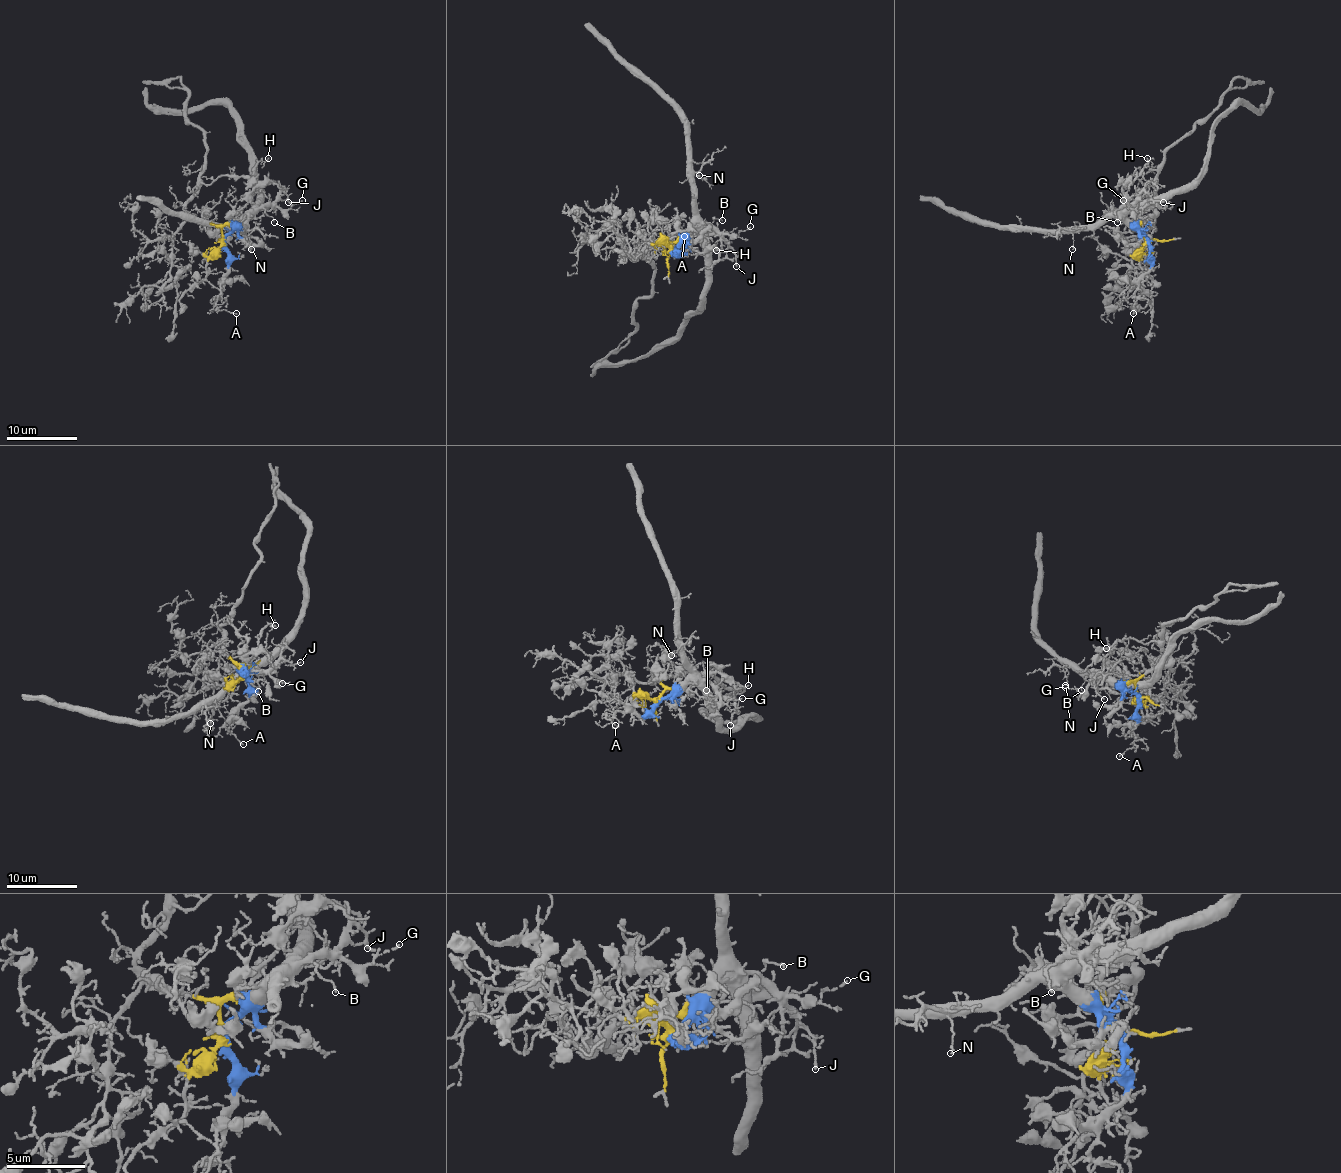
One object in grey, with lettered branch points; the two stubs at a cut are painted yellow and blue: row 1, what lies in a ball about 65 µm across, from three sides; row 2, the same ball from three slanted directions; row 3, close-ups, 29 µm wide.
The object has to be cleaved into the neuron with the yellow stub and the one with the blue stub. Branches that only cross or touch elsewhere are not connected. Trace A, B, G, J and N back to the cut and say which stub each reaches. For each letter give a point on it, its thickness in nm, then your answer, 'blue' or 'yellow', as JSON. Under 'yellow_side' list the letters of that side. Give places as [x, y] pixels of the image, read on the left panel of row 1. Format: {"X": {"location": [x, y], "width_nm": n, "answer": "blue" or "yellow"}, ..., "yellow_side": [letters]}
{"A": {"location": [236, 313], "width_nm": 140, "answer": "blue"}, "B": {"location": [274, 222], "width_nm": 90, "answer": "blue"}, "G": {"location": [302, 200], "width_nm": 120, "answer": "blue"}, "J": {"location": [288, 202], "width_nm": 150, "answer": "blue"}, "N": {"location": [251, 249], "width_nm": 120, "answer": "blue"}, "yellow_side": []}

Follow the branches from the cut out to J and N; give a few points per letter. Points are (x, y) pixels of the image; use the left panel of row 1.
J: (223, 241), (283, 193), (288, 202)
N: (223, 241), (246, 218), (251, 249)

